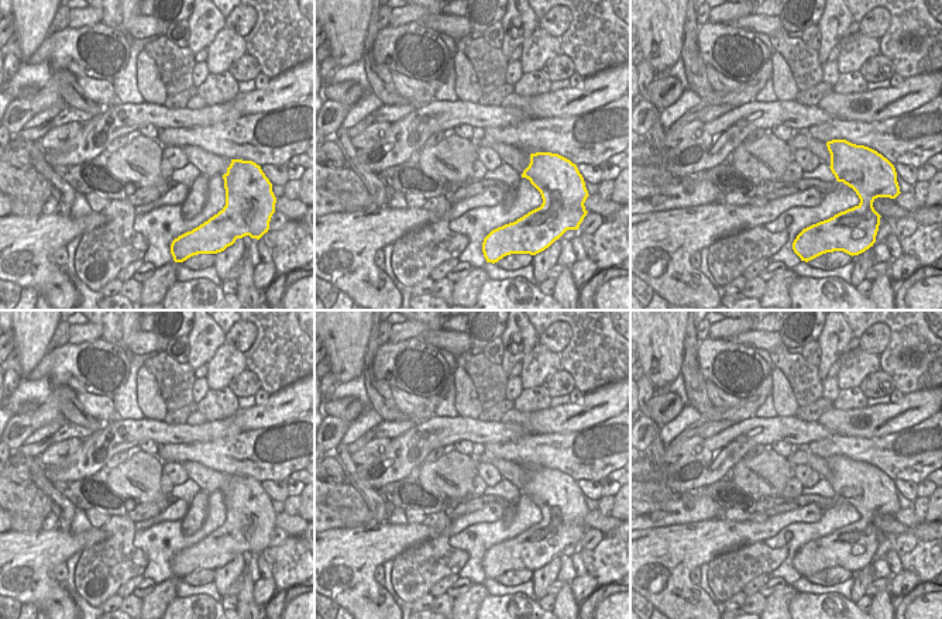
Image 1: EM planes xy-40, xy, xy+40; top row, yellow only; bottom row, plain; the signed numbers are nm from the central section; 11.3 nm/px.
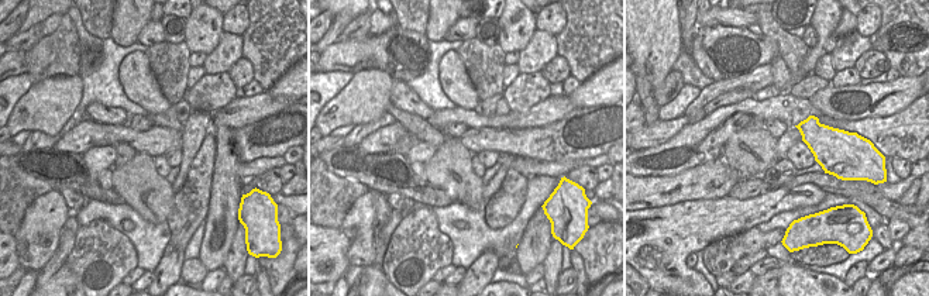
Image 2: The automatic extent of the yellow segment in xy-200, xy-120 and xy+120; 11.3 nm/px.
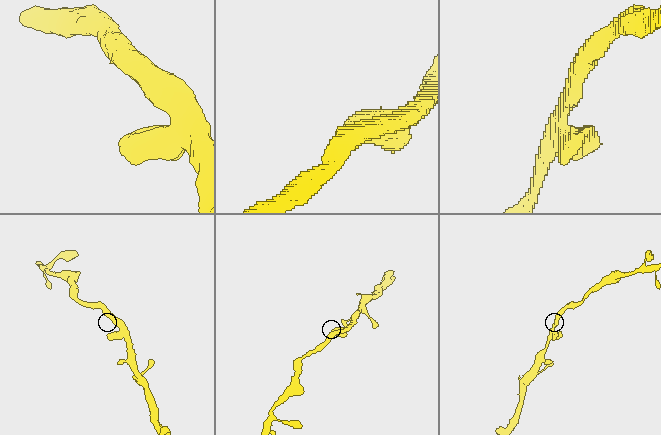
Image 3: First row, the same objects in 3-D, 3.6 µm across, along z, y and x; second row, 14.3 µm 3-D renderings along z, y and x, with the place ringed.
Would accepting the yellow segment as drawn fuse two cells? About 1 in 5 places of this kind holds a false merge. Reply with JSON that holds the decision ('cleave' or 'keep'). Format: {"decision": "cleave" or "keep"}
{"decision": "keep"}

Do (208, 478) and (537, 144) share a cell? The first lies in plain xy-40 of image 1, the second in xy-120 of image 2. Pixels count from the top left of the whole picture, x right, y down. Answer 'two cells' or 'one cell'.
two cells

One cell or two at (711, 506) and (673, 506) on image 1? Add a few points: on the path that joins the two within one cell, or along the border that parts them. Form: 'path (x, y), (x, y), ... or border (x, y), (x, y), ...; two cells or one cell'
path (701, 511), (683, 512); one cell

